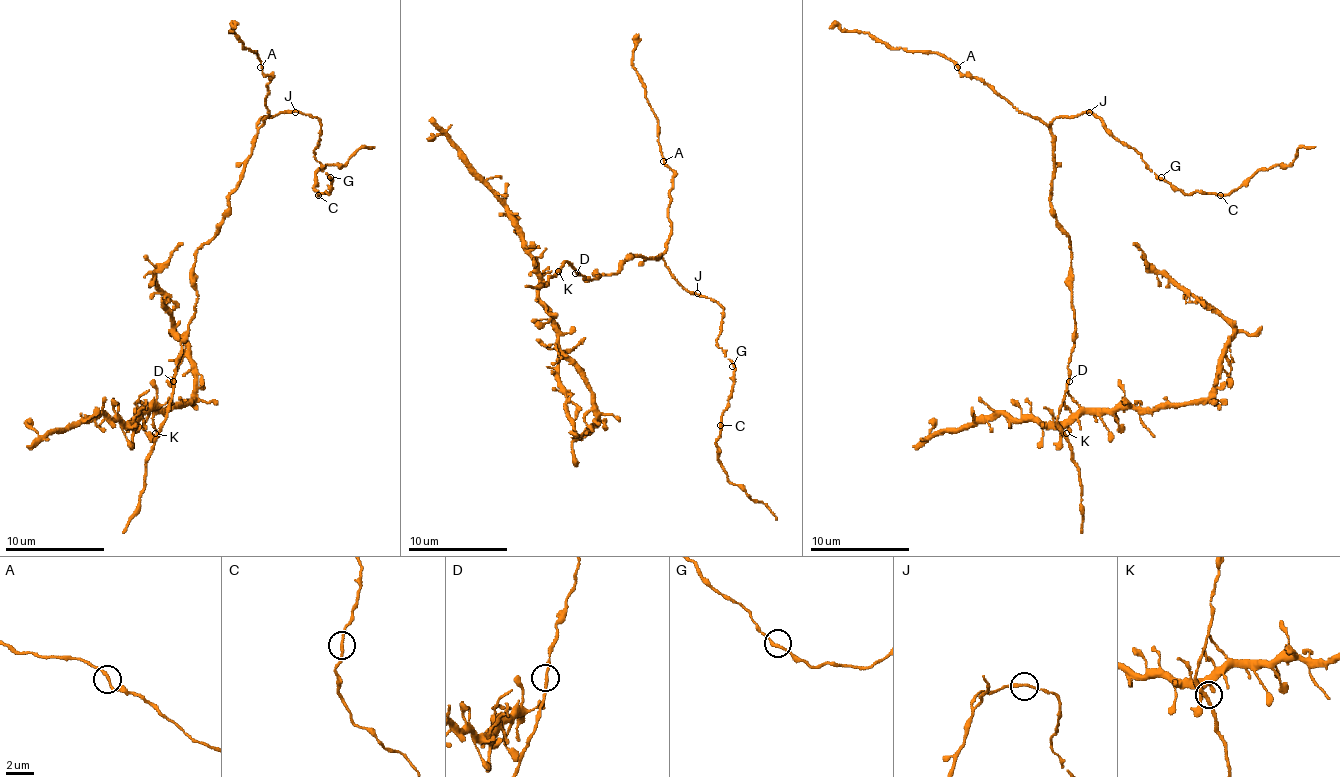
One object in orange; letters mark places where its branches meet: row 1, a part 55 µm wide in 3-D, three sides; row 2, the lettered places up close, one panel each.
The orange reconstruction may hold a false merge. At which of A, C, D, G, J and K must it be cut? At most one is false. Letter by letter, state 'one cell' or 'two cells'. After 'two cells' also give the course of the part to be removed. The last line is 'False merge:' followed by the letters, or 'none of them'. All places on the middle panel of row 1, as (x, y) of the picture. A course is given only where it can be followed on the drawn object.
A: one cell
C: two cells | (720, 425), (717, 455), (722, 470), (745, 493), (765, 505), (777, 520)
D: one cell
G: one cell
J: one cell
K: one cell
False merge: C

